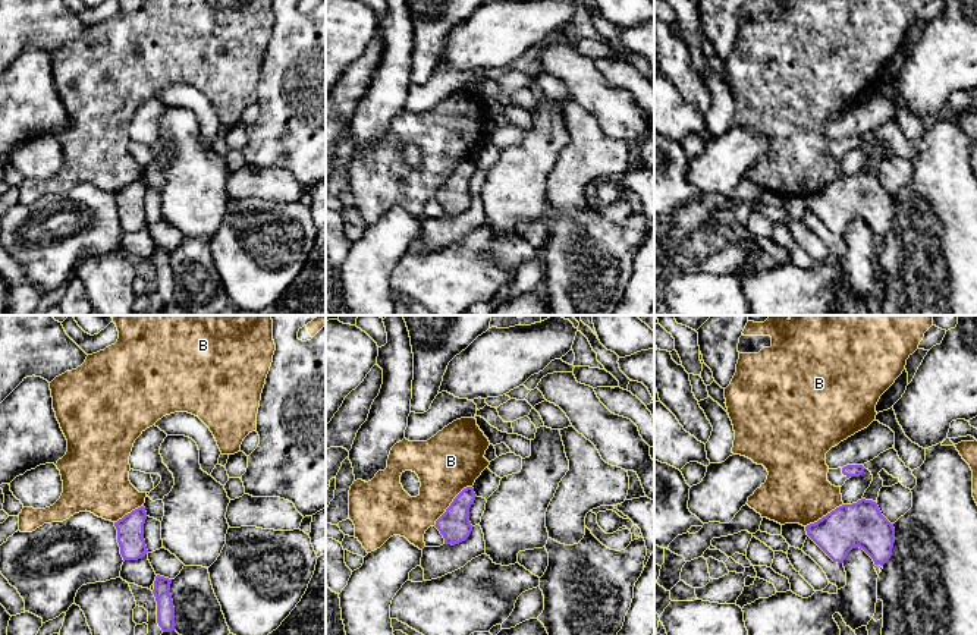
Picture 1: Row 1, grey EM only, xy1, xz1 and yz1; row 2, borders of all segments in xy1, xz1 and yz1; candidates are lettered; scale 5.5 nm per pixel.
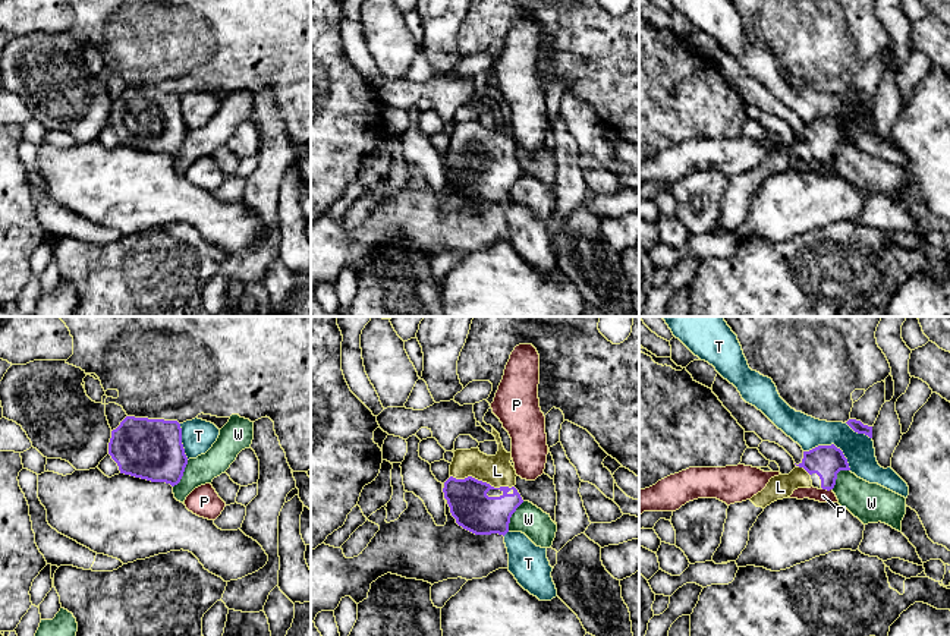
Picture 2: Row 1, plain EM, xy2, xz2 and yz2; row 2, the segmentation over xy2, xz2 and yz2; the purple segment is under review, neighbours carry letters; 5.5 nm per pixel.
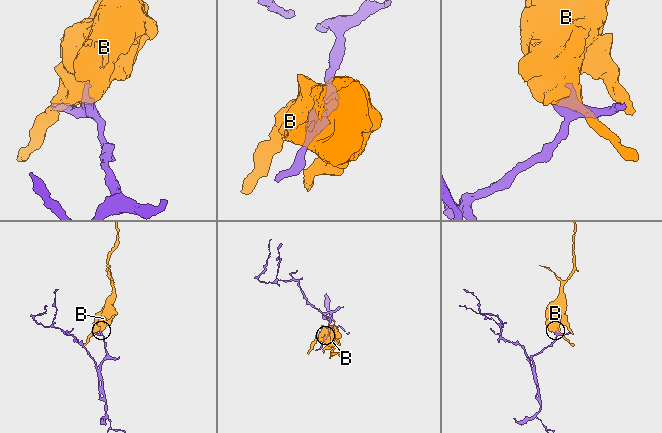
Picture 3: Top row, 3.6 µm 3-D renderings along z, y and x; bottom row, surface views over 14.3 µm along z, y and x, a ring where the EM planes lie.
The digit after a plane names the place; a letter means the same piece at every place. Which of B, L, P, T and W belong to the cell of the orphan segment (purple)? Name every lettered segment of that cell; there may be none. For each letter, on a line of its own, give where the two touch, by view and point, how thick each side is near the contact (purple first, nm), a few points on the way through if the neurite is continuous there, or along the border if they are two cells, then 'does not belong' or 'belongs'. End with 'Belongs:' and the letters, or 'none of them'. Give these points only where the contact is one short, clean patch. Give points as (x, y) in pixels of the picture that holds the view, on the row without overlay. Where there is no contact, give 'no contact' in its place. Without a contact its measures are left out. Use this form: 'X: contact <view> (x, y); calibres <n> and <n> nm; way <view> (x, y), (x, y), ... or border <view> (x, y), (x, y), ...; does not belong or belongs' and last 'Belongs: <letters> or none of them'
B: contact xz1 (451, 175); calibres 170 and 340 nm; border xz1 (471, 157), (467, 157), (454, 170), (433, 197); does not belong
L: contact xz2 (481, 153); calibres 220 and 170 nm; way xz2 (474, 182), (474, 160), (481, 153), (490, 144), (497, 142); belongs
P: contact yz2 (827, 161); calibres 180 and 80 nm; border yz2 (821, 158), (831, 161); does not belong
T: contact yz2 (831, 116); calibres 180 and 170 nm; does not belong
W: contact xz2 (510, 188); calibres 220 and 160 nm; border xz2 (524, 173), (512, 186), (507, 202); does not belong
Belongs: L

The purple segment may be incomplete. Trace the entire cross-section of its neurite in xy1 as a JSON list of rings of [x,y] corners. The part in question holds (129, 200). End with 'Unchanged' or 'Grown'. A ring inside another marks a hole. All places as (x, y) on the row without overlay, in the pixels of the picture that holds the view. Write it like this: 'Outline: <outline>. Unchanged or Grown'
Outline: [[[141,177],[114,194],[123,232],[138,232],[148,224],[144,211],[145,179]]]. Unchanged

